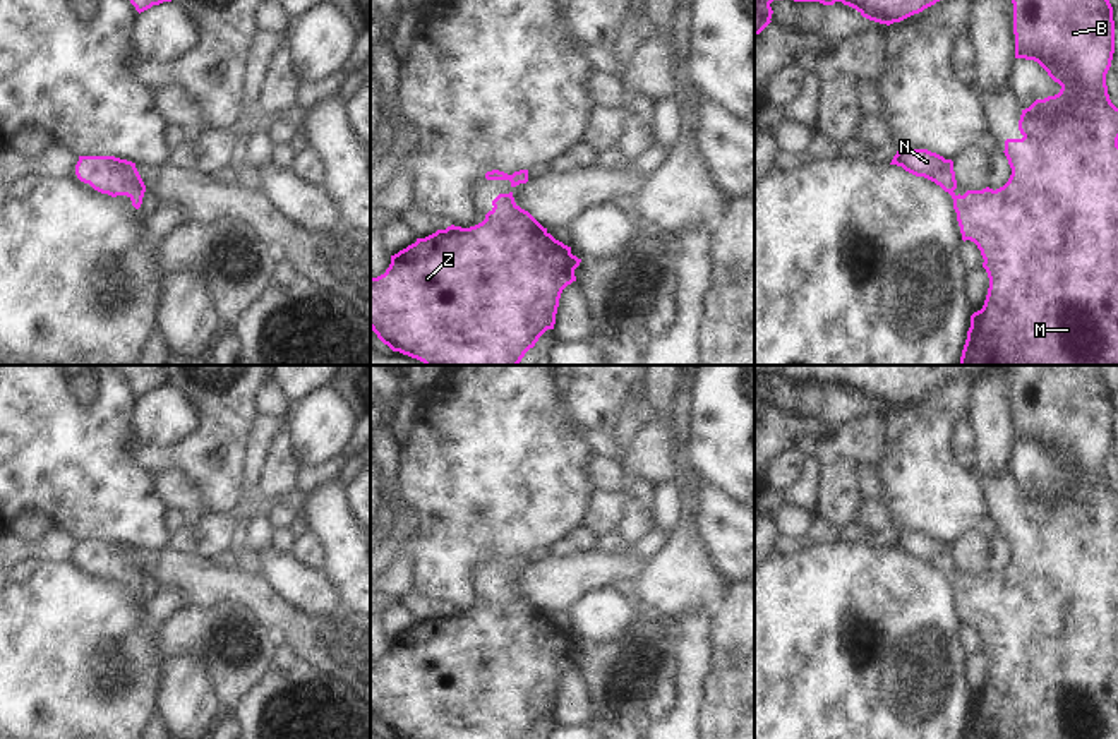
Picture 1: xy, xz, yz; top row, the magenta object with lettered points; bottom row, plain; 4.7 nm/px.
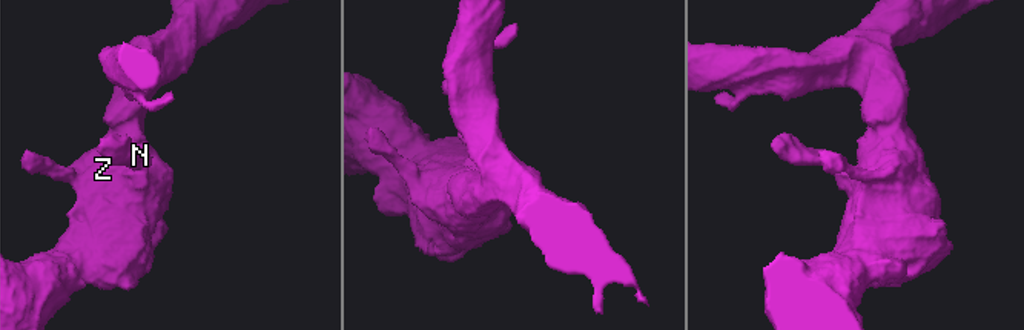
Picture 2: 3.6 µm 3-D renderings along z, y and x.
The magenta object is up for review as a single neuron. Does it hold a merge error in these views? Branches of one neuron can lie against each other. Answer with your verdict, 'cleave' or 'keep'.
keep

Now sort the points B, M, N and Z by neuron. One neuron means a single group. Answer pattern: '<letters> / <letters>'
B M N Z

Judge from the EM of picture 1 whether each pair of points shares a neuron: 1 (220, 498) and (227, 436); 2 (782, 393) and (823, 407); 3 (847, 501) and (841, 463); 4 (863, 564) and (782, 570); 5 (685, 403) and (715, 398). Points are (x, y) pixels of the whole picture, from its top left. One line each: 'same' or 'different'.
1: same
2: same
3: same
4: same
5: different

